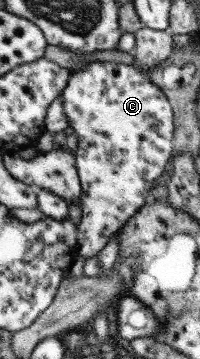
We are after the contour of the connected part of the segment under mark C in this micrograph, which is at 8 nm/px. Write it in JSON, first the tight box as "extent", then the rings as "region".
{"extent":[61,60,174,258],"region":[[[94,60],[89,65],[83,66],[83,69],[78,69],[66,83],[66,86],[61,92],[61,98],[63,98],[64,114],[69,122],[70,128],[74,130],[73,135],[78,139],[77,150],[74,152],[76,158],[76,169],[78,170],[79,182],[81,185],[81,198],[80,204],[82,207],[82,220],[80,226],[77,227],[77,250],[78,255],[83,258],[92,258],[94,255],[98,255],[98,252],[108,244],[110,238],[122,227],[125,227],[126,222],[133,218],[134,214],[138,213],[138,210],[142,209],[142,206],[146,204],[150,196],[150,189],[154,186],[156,179],[163,179],[162,173],[166,171],[168,162],[170,162],[170,155],[174,149],[174,117],[173,108],[168,100],[168,97],[164,94],[164,91],[154,84],[148,75],[145,75],[138,67],[134,65],[124,64],[122,62],[97,62]]]}

